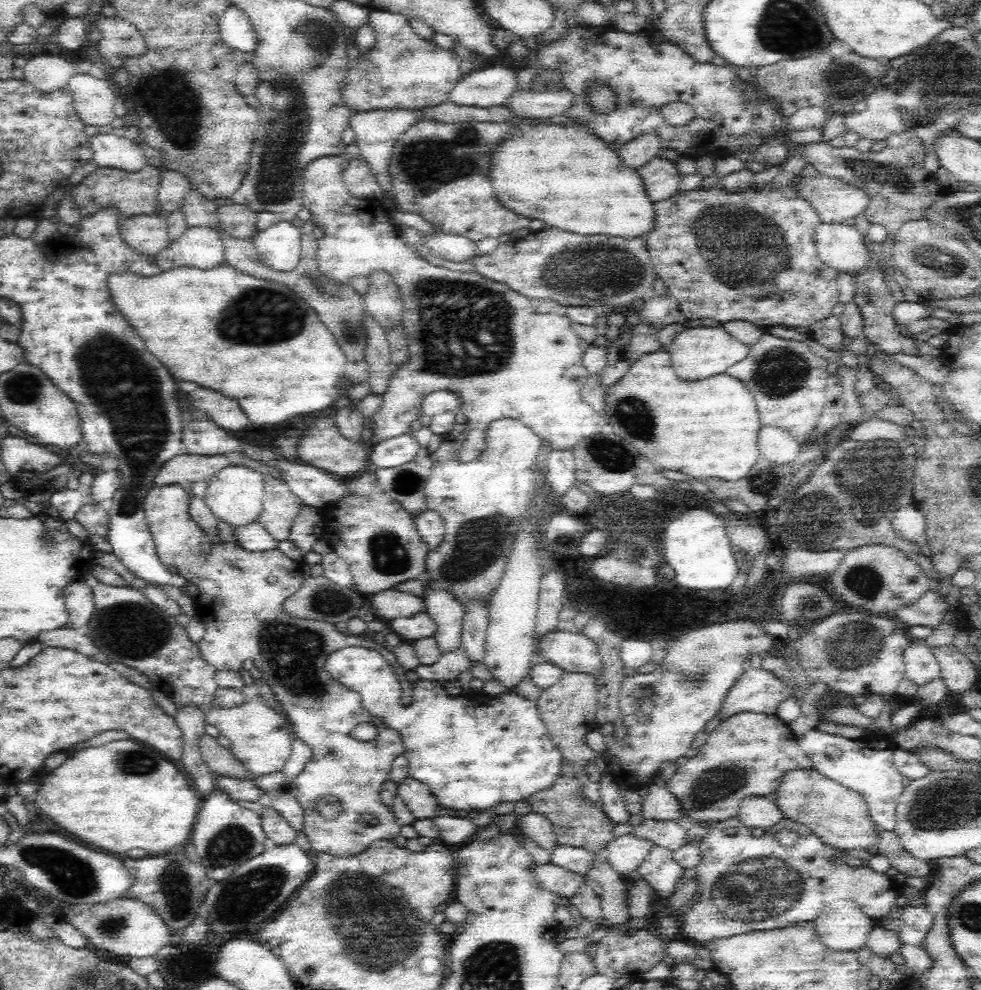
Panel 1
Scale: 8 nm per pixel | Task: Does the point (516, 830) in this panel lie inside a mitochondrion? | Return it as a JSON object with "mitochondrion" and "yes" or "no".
{"mitochondrion":"no"}

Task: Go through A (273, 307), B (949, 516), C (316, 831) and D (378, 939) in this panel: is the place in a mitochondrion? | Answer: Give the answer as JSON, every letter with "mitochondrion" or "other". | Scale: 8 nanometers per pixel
{"A":"mitochondrion","B":"other","C":"other","D":"mitochondrion"}

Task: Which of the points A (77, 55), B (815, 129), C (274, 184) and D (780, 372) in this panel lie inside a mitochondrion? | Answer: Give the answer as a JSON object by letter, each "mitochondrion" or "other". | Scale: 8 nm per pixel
{"A":"other","B":"other","C":"mitochondrion","D":"mitochondrion"}

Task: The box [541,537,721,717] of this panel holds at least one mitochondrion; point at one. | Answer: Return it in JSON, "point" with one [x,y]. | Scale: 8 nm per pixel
{"point":[698,676]}

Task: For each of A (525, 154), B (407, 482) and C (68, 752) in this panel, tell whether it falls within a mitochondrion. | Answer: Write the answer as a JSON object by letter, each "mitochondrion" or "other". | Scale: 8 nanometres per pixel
{"A":"other","B":"mitochondrion","C":"other"}

